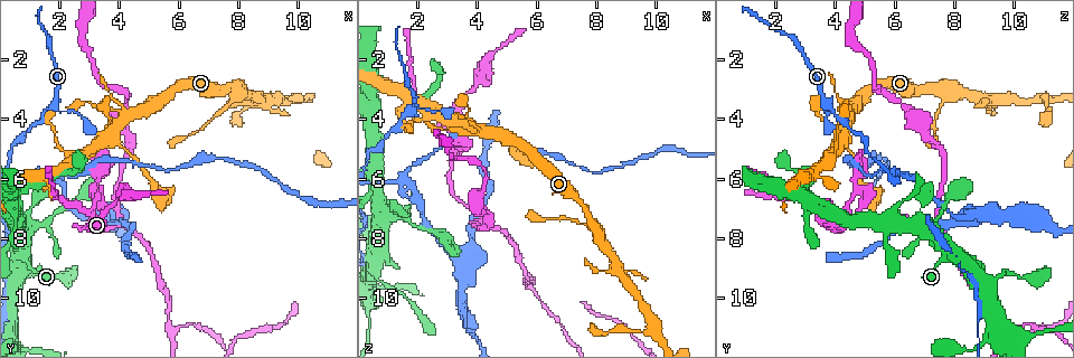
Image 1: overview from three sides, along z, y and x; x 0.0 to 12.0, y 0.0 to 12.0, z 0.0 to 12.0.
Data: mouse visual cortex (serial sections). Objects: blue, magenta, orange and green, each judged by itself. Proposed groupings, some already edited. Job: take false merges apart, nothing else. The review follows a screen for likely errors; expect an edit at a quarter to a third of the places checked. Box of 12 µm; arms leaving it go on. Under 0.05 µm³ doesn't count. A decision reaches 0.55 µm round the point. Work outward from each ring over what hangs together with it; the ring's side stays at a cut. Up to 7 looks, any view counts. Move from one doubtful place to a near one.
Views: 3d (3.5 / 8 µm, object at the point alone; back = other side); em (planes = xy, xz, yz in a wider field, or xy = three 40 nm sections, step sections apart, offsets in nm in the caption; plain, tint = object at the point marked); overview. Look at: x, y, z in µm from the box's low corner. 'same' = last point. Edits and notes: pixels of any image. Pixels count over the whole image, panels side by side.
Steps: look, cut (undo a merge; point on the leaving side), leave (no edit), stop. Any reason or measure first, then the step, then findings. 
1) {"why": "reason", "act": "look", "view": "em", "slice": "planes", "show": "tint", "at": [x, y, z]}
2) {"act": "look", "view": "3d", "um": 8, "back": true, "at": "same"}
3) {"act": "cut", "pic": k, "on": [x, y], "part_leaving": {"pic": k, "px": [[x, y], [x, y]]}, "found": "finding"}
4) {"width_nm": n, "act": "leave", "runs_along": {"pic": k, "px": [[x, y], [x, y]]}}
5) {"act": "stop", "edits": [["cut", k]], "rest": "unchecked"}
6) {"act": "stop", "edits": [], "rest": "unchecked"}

{"why": "arms part here", "act": "look", "view": "3d", "um": 3.5, "at": [3.4, 6.5, 4.9]}

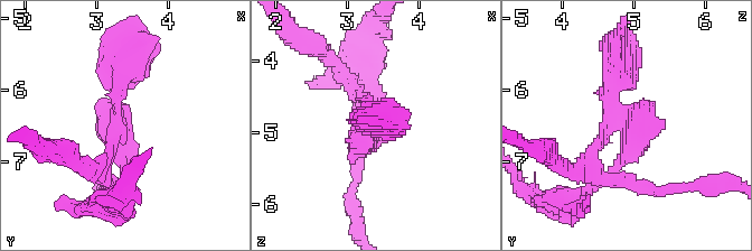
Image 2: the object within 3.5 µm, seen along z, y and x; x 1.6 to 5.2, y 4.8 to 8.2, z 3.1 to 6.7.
{"why": "need the tissue", "act": "look", "view": "em", "slice": "xy", "step": 2, "show": "tint", "at": [3.40, 6.45, 4.95]}

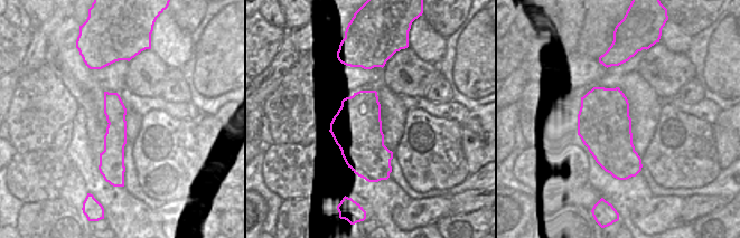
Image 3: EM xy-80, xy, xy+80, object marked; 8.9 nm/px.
{"act": "cut", "pic": 2, "on": [607, 65], "part_leaving": {"pic": 2, "px": [[614, 122], [594, 149], [594, 174], [638, 187]]}, "found": "two cells meet here"}

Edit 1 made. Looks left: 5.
{"why": "see it whole again", "act": "look", "view": "overview"}

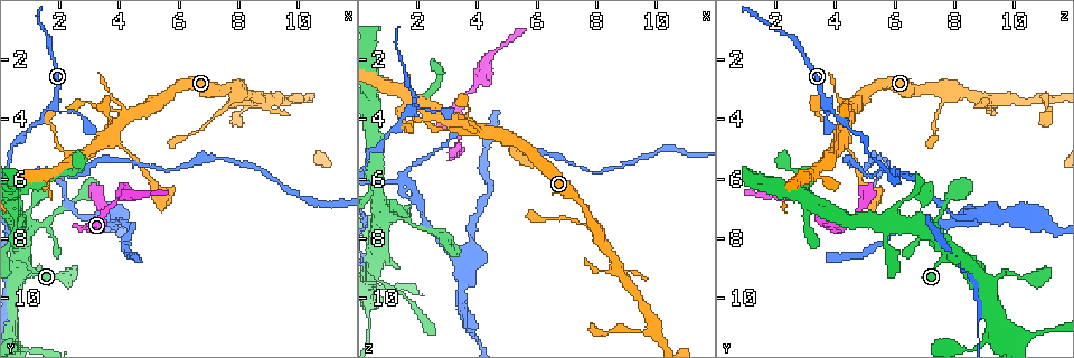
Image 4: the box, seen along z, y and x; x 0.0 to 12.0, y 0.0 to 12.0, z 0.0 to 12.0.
{"why": "three arms meet", "act": "look", "view": "em", "slice": "xy", "step": 2, "show": "tint", "at": [1.8, 3.6, 3.7]}

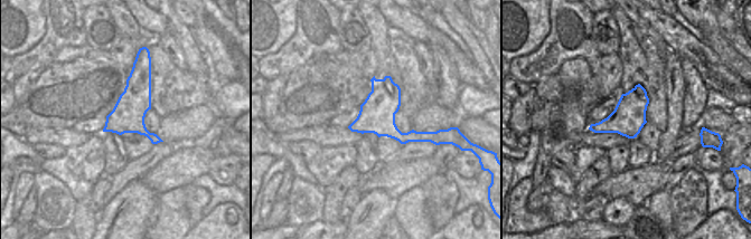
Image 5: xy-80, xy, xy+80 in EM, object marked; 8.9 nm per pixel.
{"why": "wider look", "act": "look", "view": "3d", "um": 3.5, "back": true, "at": "same"}

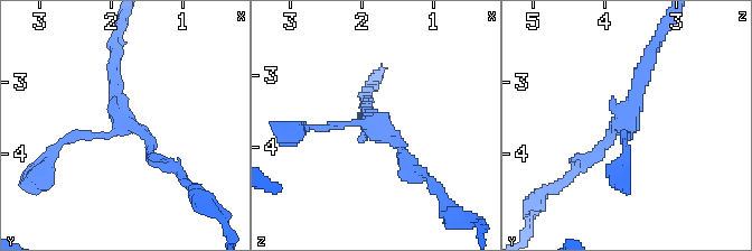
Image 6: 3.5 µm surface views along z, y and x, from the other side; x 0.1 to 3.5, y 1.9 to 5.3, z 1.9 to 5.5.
{"arm_widths_nm": [100, 150, 200], "act": "leave", "runs_along": {"pic": 6, "px": [[649, 50], [627, 120], [583, 165]]}, "found": "continuous, no second cell"}

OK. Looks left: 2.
{"why": "arms part here", "act": "look", "view": "3d", "um": 3.5, "at": [8.0, 3.1, 7.8]}

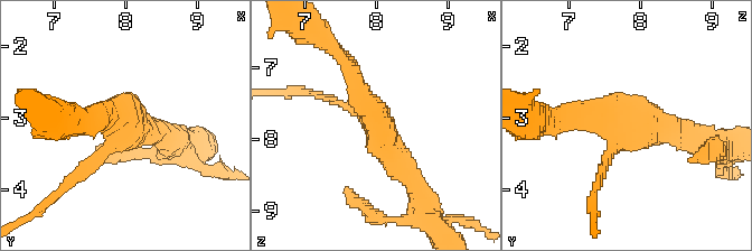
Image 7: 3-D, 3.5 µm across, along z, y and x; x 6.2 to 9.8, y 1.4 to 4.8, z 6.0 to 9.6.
{"why": "now the EM", "act": "look", "view": "em", "slice": "xy", "step": 2, "show": "tint", "at": [8.05, 3.10, 7.85]}

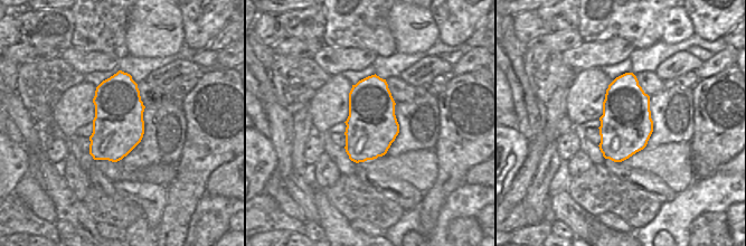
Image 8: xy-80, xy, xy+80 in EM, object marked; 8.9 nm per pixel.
{"arms": 3, "act": "leave", "runs_along": {"pic": 7, "px": [[344, 63], [416, 187]]}, "found": "one cell here"}

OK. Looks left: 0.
{"act": "stop", "edits": [["cut", 2]], "rest": "unchecked"}

